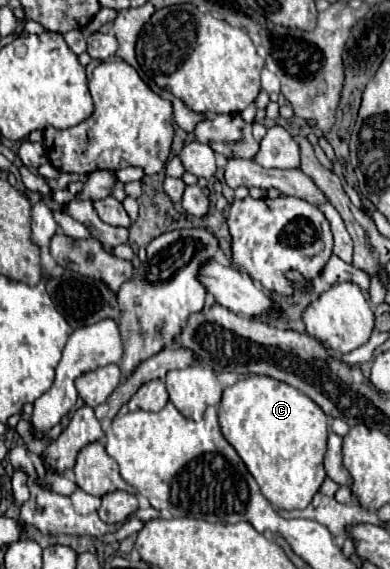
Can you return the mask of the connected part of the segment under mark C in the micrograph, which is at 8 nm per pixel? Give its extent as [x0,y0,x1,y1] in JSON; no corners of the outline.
[219,376,327,510]

